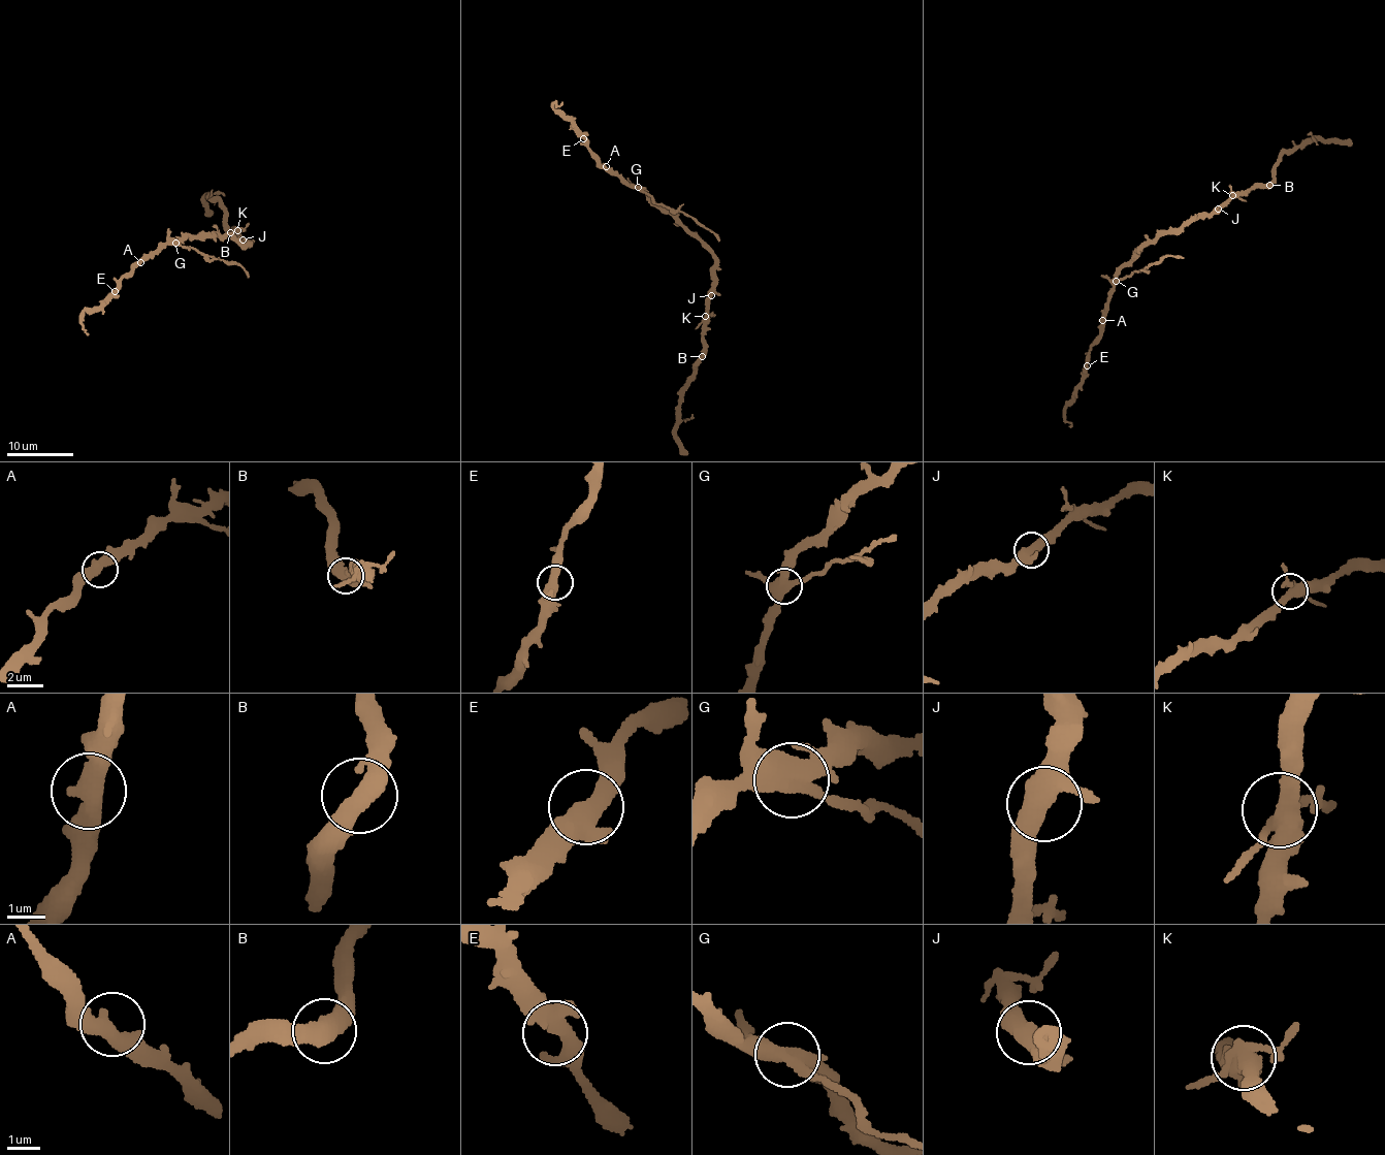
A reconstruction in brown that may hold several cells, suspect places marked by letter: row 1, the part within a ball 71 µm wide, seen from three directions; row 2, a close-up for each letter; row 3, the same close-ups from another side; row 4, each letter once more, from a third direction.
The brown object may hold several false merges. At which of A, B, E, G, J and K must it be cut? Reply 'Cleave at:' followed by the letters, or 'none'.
Cleave at: G

